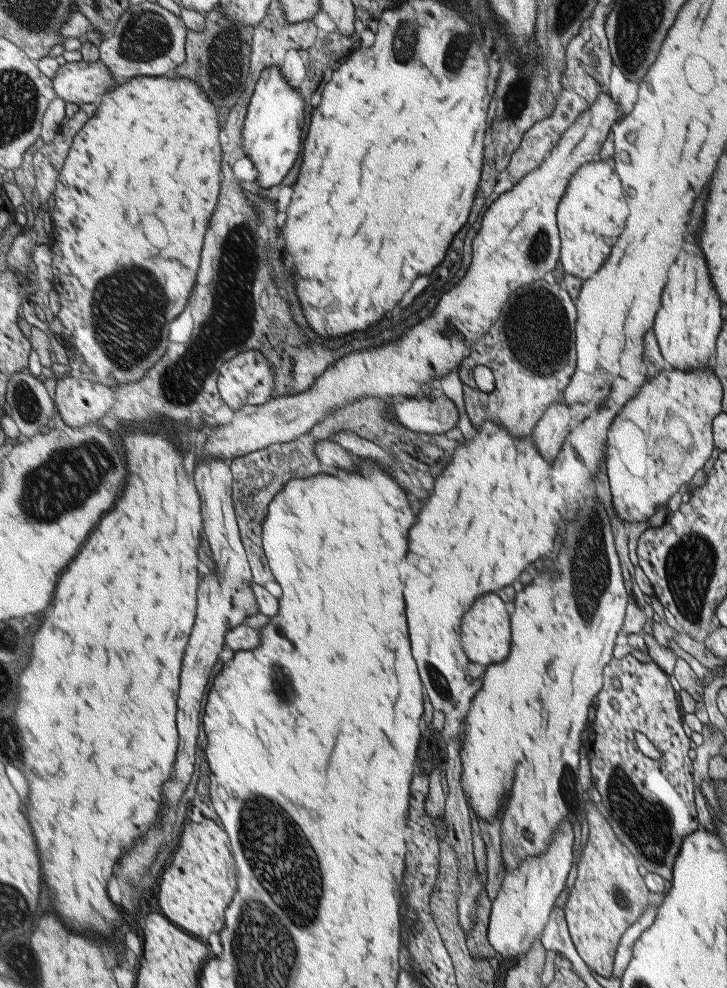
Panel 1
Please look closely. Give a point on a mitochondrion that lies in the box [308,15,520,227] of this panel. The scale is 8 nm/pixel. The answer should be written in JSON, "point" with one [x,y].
{"point":[403,48]}

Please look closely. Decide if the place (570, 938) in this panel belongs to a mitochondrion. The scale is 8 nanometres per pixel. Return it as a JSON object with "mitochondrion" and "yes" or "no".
{"mitochondrion":"no"}

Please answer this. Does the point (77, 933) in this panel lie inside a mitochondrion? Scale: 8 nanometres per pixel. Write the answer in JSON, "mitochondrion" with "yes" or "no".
{"mitochondrion":"no"}

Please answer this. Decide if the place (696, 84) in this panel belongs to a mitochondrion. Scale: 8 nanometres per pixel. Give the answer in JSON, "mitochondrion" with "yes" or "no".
{"mitochondrion":"no"}

